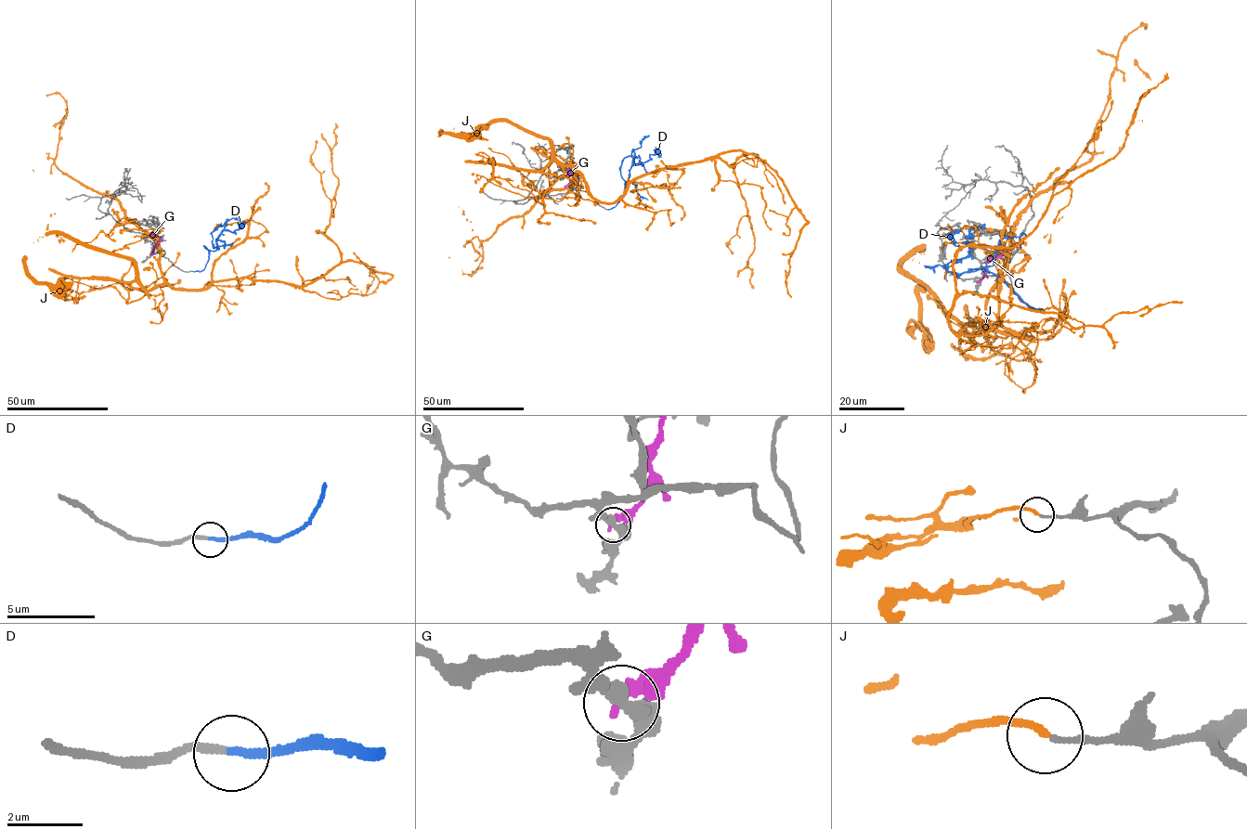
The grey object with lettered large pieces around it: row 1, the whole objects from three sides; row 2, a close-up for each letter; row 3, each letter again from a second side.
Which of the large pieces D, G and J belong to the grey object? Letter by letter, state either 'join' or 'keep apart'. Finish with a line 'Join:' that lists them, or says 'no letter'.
D: join
G: keep apart
J: keep apart
Join: D

